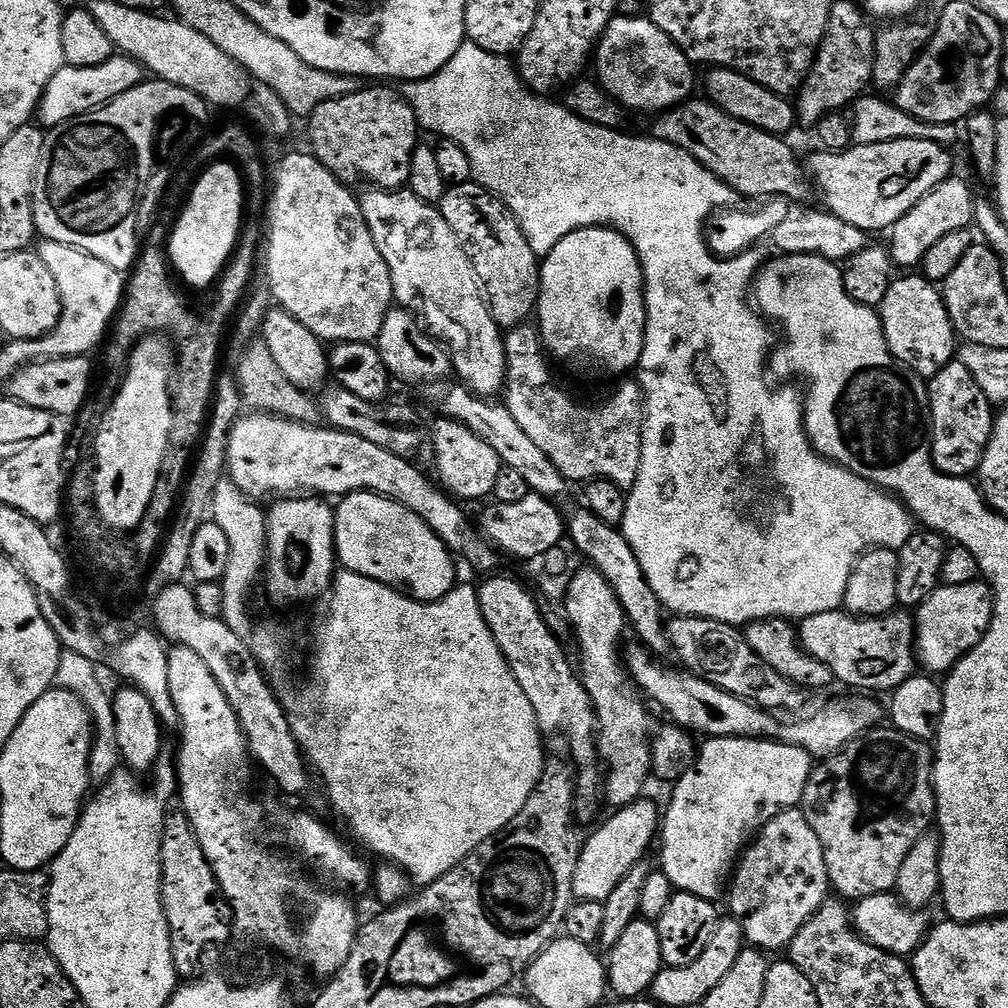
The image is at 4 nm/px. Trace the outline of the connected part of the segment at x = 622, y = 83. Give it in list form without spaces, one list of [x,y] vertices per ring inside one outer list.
[[[640,14],[613,16],[594,49],[594,68],[595,64],[600,87],[625,109],[659,114],[684,103],[693,95],[694,66],[670,37]]]

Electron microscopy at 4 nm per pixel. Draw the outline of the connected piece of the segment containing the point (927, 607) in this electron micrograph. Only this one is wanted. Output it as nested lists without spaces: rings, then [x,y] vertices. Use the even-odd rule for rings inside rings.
[[[977,582],[966,586],[941,586],[915,609],[916,658],[925,673],[947,674],[957,662],[978,646],[992,621],[994,597],[987,583]]]

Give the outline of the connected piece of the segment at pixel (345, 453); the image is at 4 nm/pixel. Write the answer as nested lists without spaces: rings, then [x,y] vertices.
[[[257,411],[255,414],[241,415],[229,432],[226,476],[242,495],[256,502],[264,502],[271,492],[276,498],[300,498],[305,494],[315,494],[320,498],[332,498],[328,496],[343,498],[352,492],[377,492],[380,496],[406,506],[406,510],[418,514],[418,518],[422,518],[422,522],[426,522],[426,526],[430,526],[430,530],[438,534],[438,538],[449,552],[459,559],[461,556],[470,567],[477,568],[478,571],[484,572],[483,574],[495,573],[499,569],[496,567],[501,560],[497,549],[477,531],[473,521],[472,524],[468,521],[467,514],[460,509],[463,507],[430,478],[428,481],[427,476],[419,472],[411,463],[413,461],[409,457],[399,456],[391,453],[390,450],[374,446],[365,438],[355,436],[353,433],[337,431],[331,426],[300,424],[298,421],[288,420],[285,416]]]

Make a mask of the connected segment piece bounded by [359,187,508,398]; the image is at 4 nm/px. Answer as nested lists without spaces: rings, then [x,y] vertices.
[[[378,187],[368,190],[365,196],[361,195],[359,201],[366,226],[370,226],[370,238],[374,238],[374,246],[378,246],[382,258],[386,258],[386,266],[390,266],[393,297],[409,310],[415,309],[417,304],[424,311],[423,323],[427,331],[447,347],[452,358],[452,370],[459,383],[465,384],[477,396],[499,397],[504,391],[504,379],[508,377],[504,336],[494,322],[478,274],[470,258],[466,258],[466,250],[462,250],[454,230],[450,230],[446,218],[442,218],[439,207],[418,198],[411,190]]]

